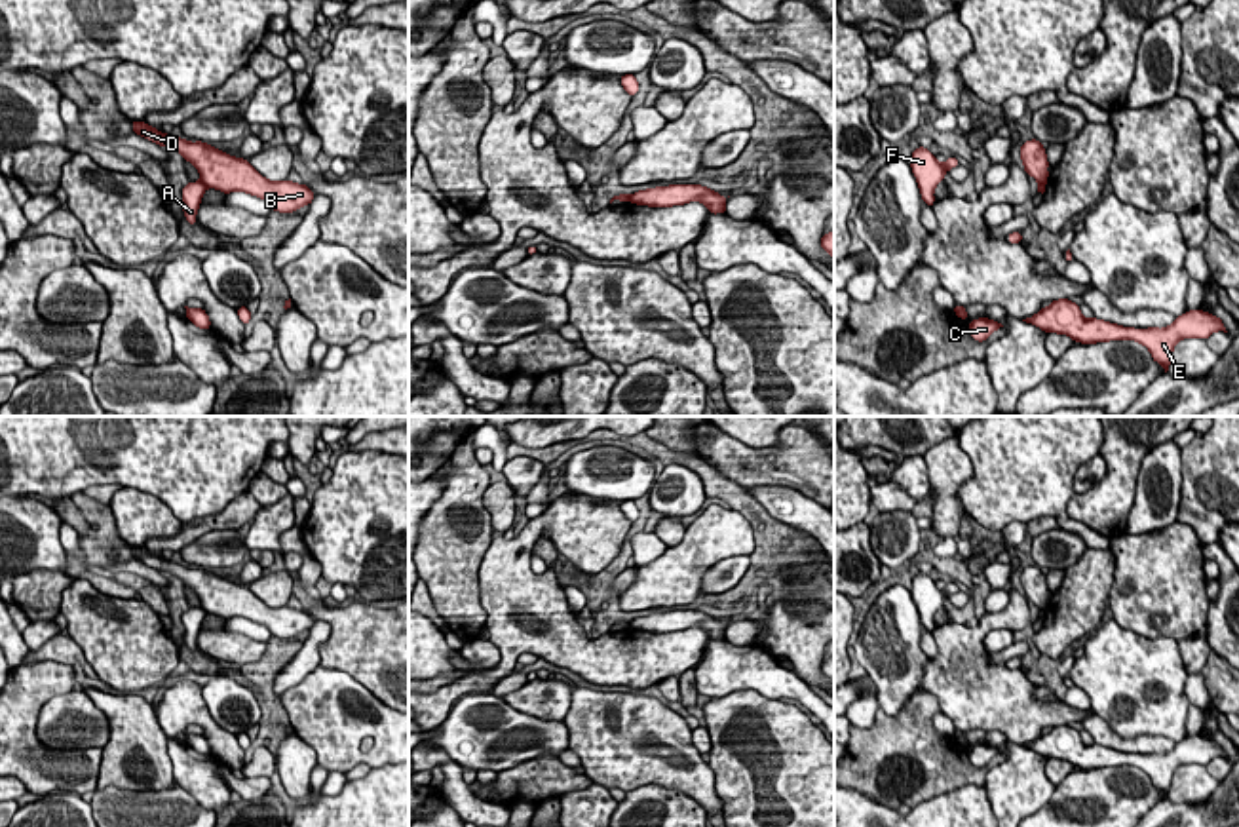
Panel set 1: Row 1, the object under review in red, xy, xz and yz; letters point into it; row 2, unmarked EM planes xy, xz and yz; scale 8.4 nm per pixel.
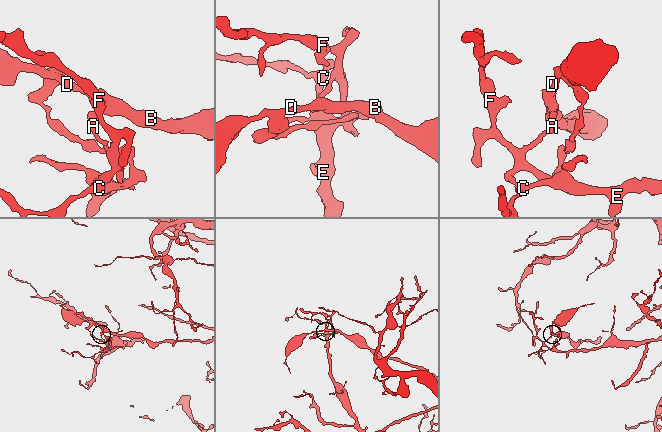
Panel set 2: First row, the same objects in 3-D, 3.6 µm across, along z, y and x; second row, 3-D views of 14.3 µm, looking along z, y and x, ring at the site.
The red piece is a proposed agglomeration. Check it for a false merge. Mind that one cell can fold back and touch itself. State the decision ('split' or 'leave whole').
split

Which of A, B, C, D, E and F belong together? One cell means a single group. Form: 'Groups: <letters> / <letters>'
Groups: A C E F / B D

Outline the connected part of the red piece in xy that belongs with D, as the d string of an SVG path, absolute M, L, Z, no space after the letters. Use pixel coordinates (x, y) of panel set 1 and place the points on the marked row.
M131 122L131 127L141 137L177 150L184 160L188 160L198 171L200 179L207 188L217 188L224 194L241 190L262 198L270 203L274 211L293 213L302 205L310 205L315 194L302 183L277 181L272 183L264 179L249 160L228 156L226 152L207 144L190 143L173 135L160 133L156 127L144 122Z

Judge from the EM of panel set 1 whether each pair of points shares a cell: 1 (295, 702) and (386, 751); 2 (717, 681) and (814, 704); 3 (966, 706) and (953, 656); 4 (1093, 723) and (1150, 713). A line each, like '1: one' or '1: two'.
1: one
2: one
3: one
4: two

